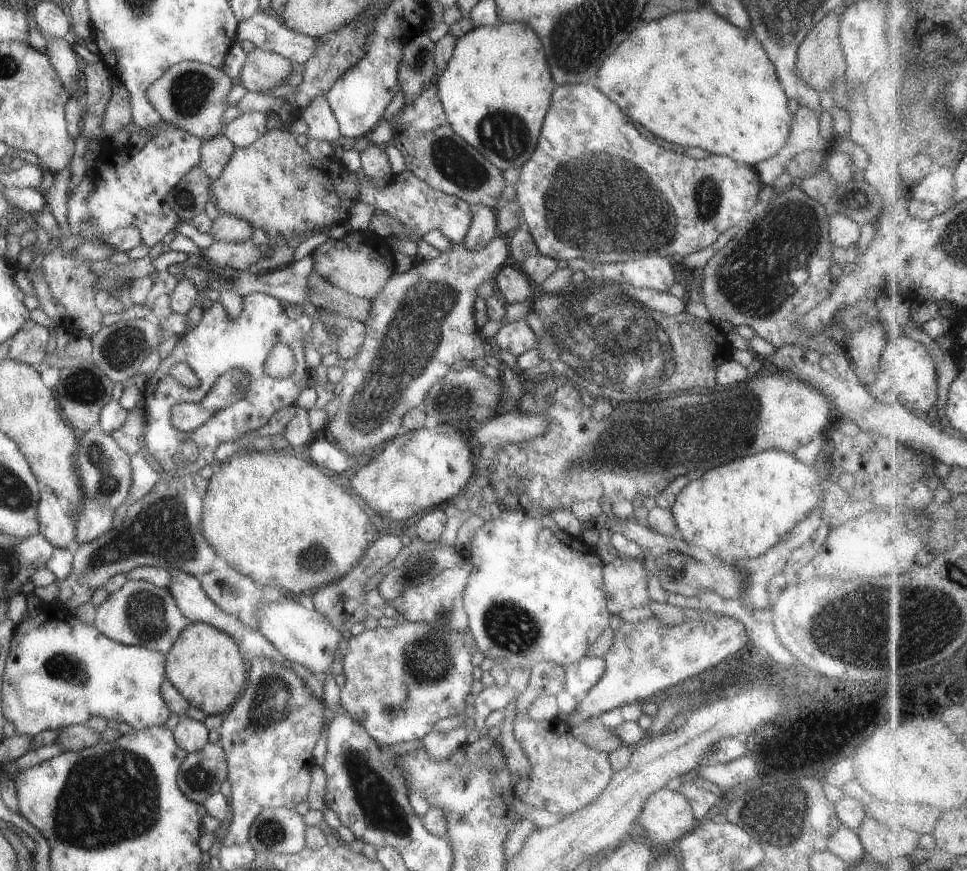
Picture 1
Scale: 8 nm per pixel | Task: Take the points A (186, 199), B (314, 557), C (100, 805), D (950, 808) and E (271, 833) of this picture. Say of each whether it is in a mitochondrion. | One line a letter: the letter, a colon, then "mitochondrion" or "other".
A: mitochondrion
B: mitochondrion
C: mitochondrion
D: other
E: mitochondrion

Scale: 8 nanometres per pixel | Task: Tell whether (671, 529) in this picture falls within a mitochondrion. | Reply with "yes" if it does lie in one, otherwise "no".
no

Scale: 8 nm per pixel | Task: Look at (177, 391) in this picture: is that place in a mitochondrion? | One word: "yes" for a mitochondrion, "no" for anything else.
no

